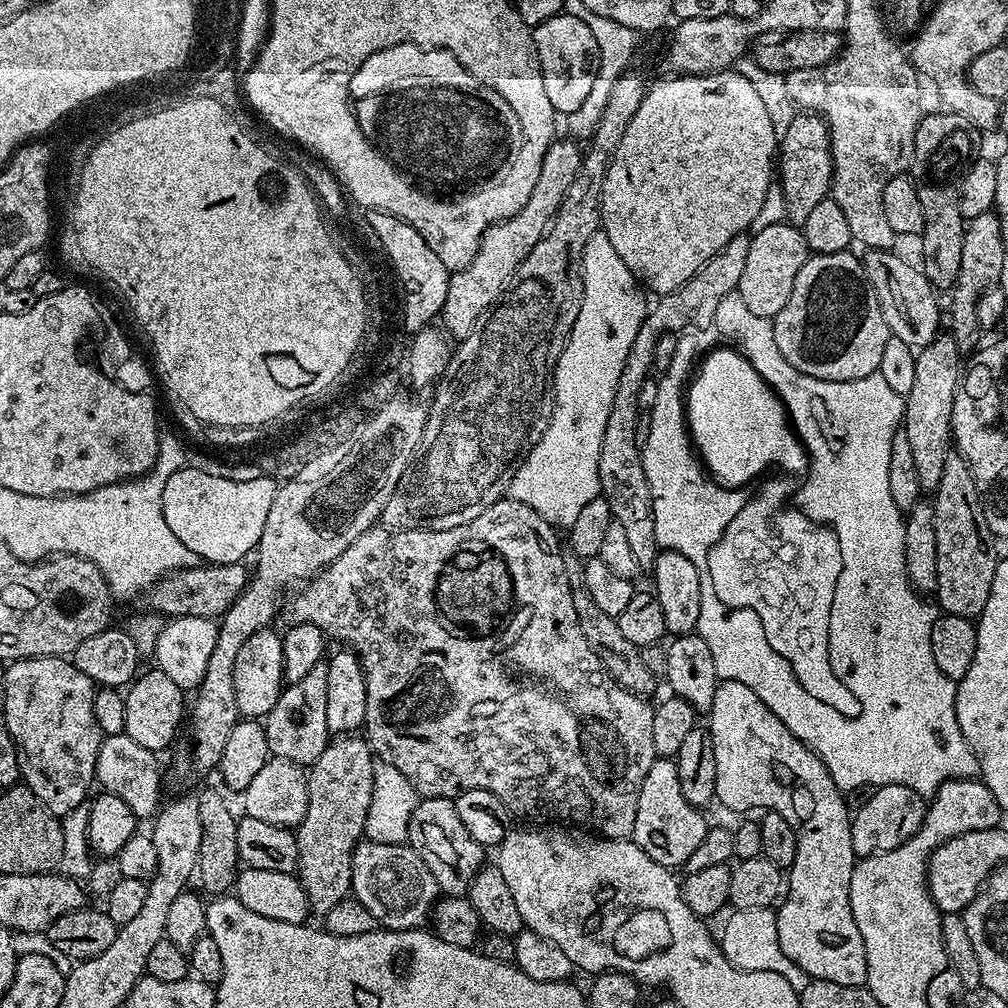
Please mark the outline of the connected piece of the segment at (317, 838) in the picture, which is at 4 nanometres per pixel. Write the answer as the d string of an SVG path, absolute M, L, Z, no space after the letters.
M340 734L329 739L326 750L322 750L322 754L307 769L306 818L302 818L302 822L294 829L298 842L298 866L295 875L300 879L313 913L329 912L337 902L349 899L352 890L352 852L364 836L370 798L374 794L376 765L377 761L372 749L368 747L367 739L356 734Z

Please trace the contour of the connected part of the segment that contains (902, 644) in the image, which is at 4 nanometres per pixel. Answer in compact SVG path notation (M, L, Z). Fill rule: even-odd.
M739 291L731 292L726 298L722 298L722 302L718 306L718 310L714 314L714 318L720 318L720 324L724 322L738 322L742 324L742 336L746 338L764 338L770 340L768 346L772 346L772 378L776 378L776 386L782 390L776 390L774 386L768 384L768 376L756 366L756 360L750 358L750 354L742 348L742 346L728 346L728 354L726 352L714 352L710 354L710 360L703 358L695 361L700 367L696 378L690 378L690 370L688 370L688 380L686 384L676 384L676 372L681 368L679 363L674 362L670 368L659 377L659 388L657 390L657 402L654 403L650 415L650 434L647 442L642 445L642 455L644 458L644 469L646 470L646 478L650 486L650 494L652 495L652 509L654 510L654 534L656 535L657 545L661 549L670 552L681 552L686 554L686 558L690 558L690 562L694 562L695 568L698 569L700 581L702 582L702 614L698 614L698 626L696 632L706 642L706 646L710 646L710 654L714 654L714 670L720 680L733 680L734 682L743 682L745 686L750 686L750 690L754 690L754 694L758 694L758 698L762 698L762 702L766 702L766 706L770 706L770 710L774 710L774 714L778 714L778 718L786 726L786 730L790 730L790 734L794 734L794 738L798 738L809 748L818 759L826 766L826 770L830 770L830 778L834 778L834 782L840 787L841 792L847 794L853 792L858 786L879 786L881 784L897 784L898 786L910 786L910 790L914 790L920 796L931 798L948 780L970 780L973 779L980 771L980 763L976 761L976 755L972 753L972 747L966 742L966 738L962 734L962 730L958 726L958 718L956 717L956 685L957 681L946 678L946 674L942 674L942 670L938 670L938 662L934 662L934 650L930 650L930 630L934 626L938 615L937 609L931 603L927 604L925 597L921 593L913 590L908 583L908 575L906 574L906 538L904 537L904 516L898 506L894 506L894 498L890 498L890 442L894 438L894 434L901 427L904 419L904 397L894 394L894 390L890 390L890 386L886 382L886 378L882 378L879 372L870 374L866 378L858 378L857 380L847 380L846 382L838 382L837 380L819 380L810 374L802 374L802 370L798 370L794 366L790 366L790 362L786 362L786 358L782 358L782 350L778 350L778 342L774 342L774 330L772 329L772 320L766 316L753 314L746 306L746 302L742 302Z

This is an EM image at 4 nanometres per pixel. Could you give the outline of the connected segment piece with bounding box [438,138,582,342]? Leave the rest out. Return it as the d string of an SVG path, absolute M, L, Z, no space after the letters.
M571 138L553 140L550 148L546 150L542 162L542 174L538 174L538 183L534 185L534 194L530 194L530 202L526 202L526 206L522 206L518 214L491 224L484 231L480 248L474 254L470 266L449 275L446 302L442 306L438 320L439 323L444 323L443 331L453 341L459 342L470 334L474 322L478 322L481 314L511 284L512 275L516 273L526 254L530 254L530 250L538 246L538 242L551 226L557 210L562 206L562 198L566 190L570 190L570 182L574 182L574 174L578 174L581 159L582 148L577 141Z

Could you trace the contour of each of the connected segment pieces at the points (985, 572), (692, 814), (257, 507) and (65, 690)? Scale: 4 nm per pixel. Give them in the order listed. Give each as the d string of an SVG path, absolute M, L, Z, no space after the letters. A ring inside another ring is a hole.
M949 451L934 496L936 500L931 501L934 538L938 538L938 578L934 600L937 600L935 603L941 613L975 621L986 606L986 598L990 598L998 555L992 549L994 537L986 526L974 474L959 452Z
M657 758L646 770L646 782L642 782L642 790L638 794L638 814L634 814L634 830L630 837L654 862L669 870L679 869L694 850L706 838L710 821L704 817L701 809L686 802L686 794L682 794L682 785L678 783L678 766L675 759Z
M181 466L166 480L162 492L163 518L178 540L190 550L197 559L209 564L241 563L251 551L259 547L271 503L279 488L277 479L262 475L247 482L238 482L206 472L199 466Z
M31 656L11 661L5 668L2 691L6 694L6 730L18 754L20 780L44 804L44 809L63 818L83 805L89 799L88 791L94 788L98 750L102 746L102 733L94 718L97 685L63 656Z

